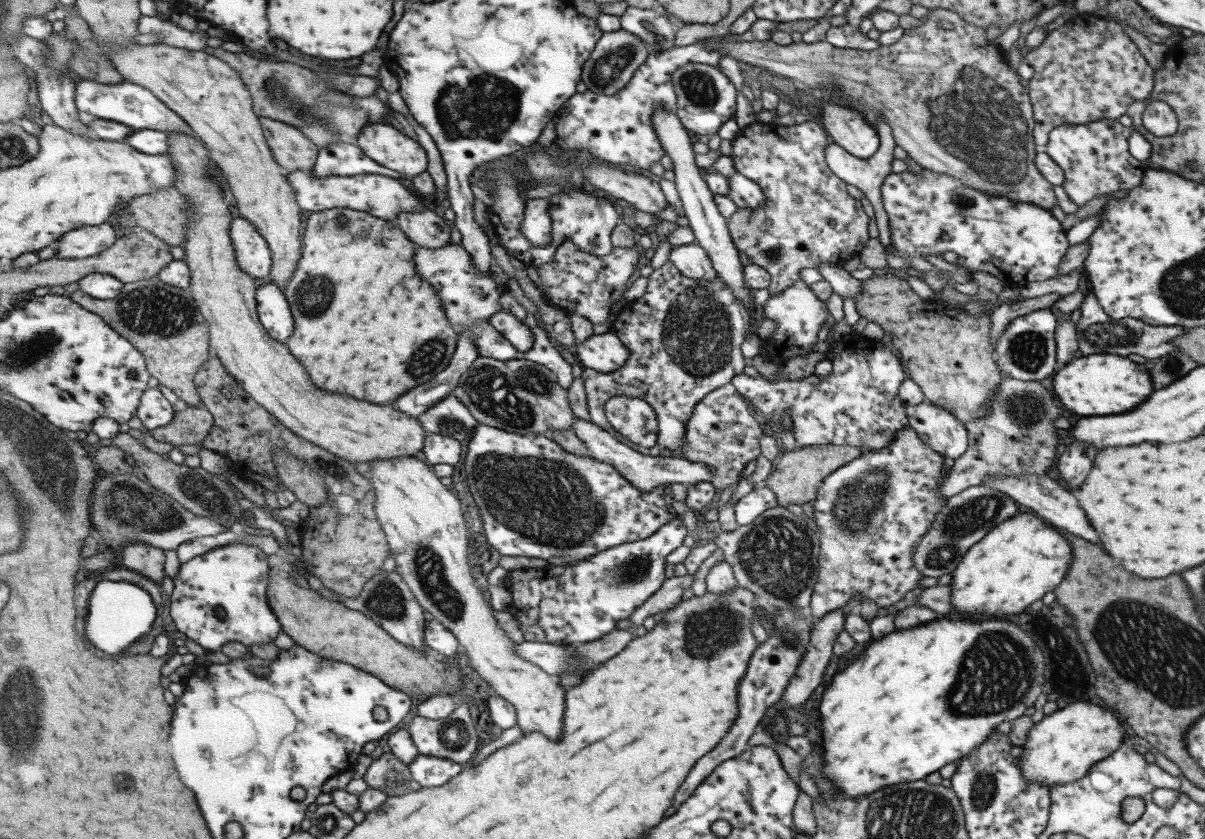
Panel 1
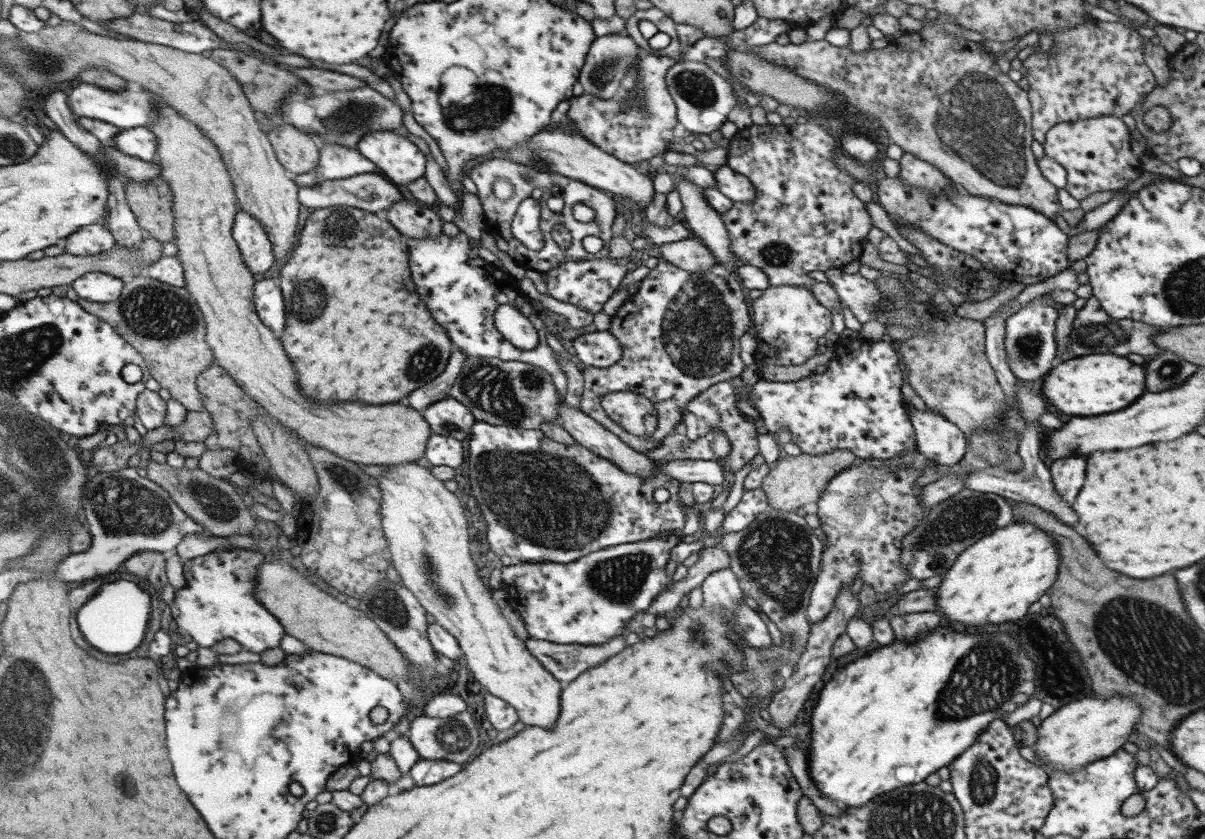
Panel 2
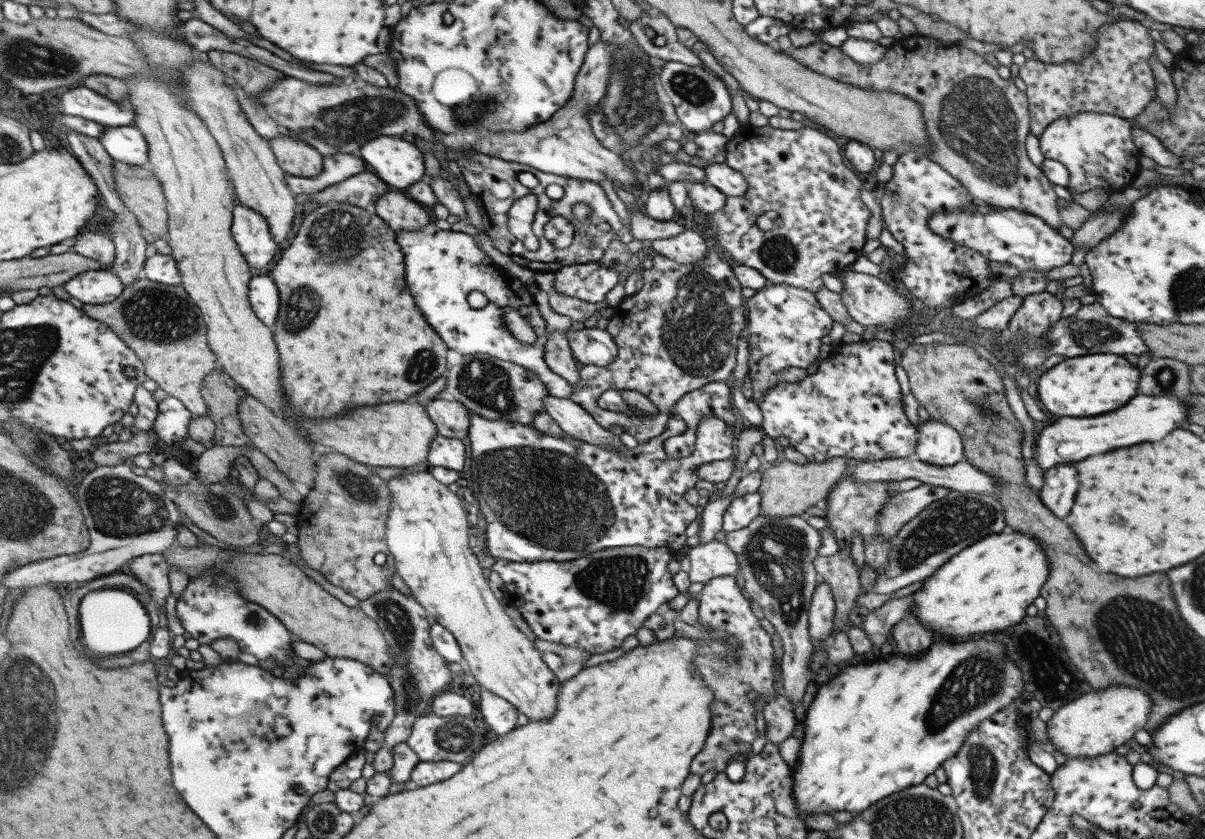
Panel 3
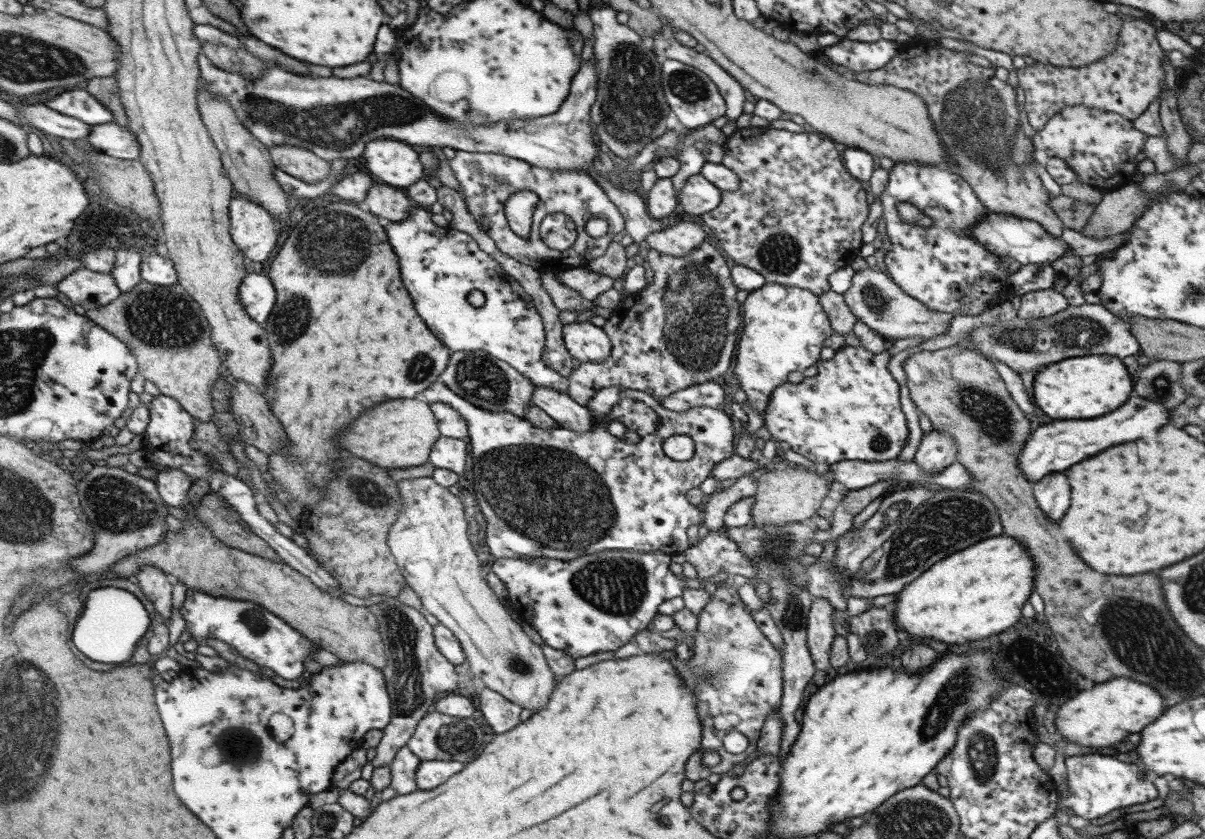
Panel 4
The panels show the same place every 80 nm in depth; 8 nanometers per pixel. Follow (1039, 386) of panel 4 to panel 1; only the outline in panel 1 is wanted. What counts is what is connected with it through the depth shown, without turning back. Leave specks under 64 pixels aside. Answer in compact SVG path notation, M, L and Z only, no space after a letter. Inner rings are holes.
M1105 353L1082 355L1058 366L1047 381L1048 387L1051 382L1059 402L1079 416L1105 416L1129 412L1139 406L1153 390L1151 378L1141 364L1135 364L1127 360L1127 357Z

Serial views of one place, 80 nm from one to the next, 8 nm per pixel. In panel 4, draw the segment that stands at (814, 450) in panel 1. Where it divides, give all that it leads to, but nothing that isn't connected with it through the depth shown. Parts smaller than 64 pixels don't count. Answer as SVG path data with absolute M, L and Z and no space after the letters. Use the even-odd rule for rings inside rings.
M781 467L769 469L756 481L756 493L752 496L754 503L749 513L749 520L751 526L763 528L763 526L787 526L793 522L807 522L816 516L819 503L827 494L834 476L829 469L815 474L797 467Z

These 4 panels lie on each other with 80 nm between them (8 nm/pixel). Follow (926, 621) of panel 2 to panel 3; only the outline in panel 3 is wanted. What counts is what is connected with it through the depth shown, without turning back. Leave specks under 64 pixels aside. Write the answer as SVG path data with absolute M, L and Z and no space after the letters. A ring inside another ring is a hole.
M911 615L900 618L892 626L892 639L897 642L895 651L903 654L921 654L931 644L931 630L923 628Z

